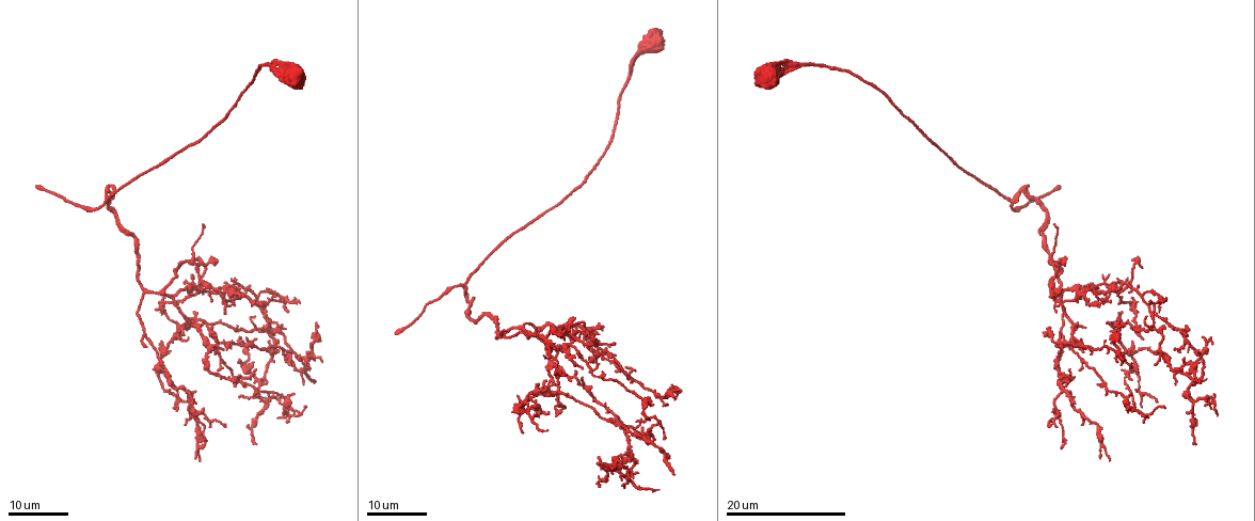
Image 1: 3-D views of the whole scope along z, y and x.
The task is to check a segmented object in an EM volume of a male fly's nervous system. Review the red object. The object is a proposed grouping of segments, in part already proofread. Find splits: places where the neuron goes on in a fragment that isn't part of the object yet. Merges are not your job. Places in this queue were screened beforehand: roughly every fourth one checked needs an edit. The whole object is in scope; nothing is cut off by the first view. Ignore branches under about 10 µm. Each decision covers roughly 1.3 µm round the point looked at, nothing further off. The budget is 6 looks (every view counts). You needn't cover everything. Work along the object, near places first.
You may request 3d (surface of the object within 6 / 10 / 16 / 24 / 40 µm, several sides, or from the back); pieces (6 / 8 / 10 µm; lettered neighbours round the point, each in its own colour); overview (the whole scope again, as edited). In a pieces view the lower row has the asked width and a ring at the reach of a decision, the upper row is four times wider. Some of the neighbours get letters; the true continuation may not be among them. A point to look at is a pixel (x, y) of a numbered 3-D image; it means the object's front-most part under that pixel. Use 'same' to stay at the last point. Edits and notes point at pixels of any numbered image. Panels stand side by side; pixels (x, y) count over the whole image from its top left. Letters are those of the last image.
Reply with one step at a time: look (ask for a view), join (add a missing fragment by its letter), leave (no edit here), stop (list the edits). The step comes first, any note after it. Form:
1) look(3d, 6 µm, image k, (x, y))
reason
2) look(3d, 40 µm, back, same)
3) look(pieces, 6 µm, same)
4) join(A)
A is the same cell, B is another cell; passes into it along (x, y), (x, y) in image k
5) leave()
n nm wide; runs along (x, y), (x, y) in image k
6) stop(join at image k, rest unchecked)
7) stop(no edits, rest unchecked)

look(3d, 16 µm, image 1, (222, 349))
thin end

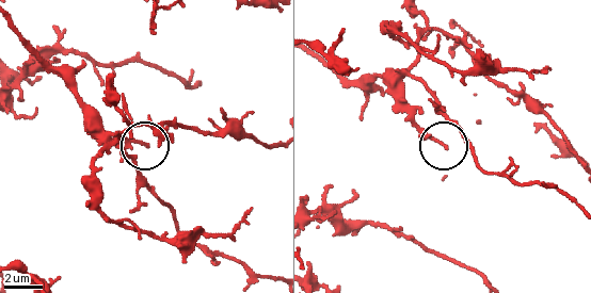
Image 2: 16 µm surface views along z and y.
look(pieces, 6 µm, image 2, (445, 145))

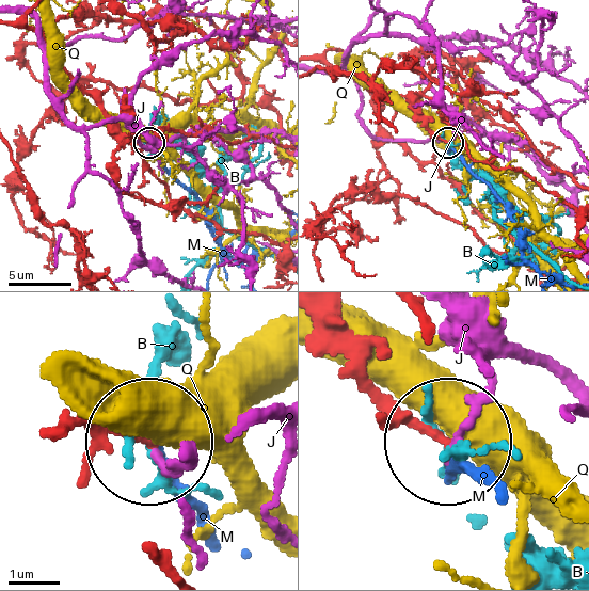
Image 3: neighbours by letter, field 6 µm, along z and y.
join(M)
130 nm wide; M is the same cell, B, J and Q are other cells; passes into it along (347, 332), (368, 379), (482, 481) in image 3; it goes on there

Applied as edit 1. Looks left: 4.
look(overview)
see it whole again

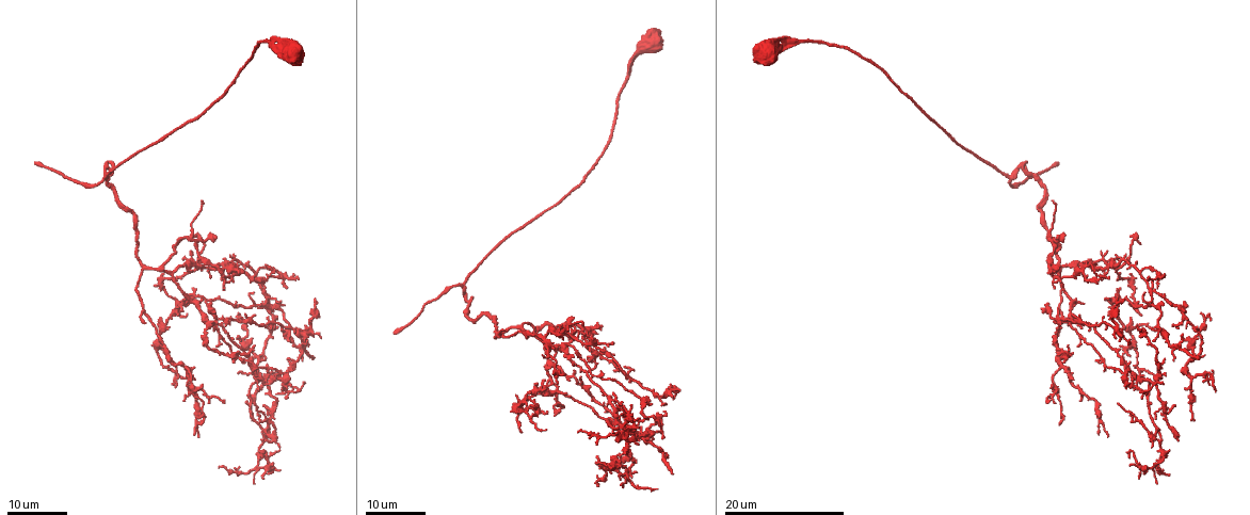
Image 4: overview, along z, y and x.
look(3d, 16 µm, image 4, (198, 423))
branch stops here

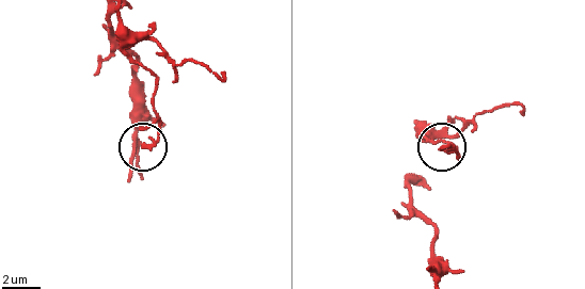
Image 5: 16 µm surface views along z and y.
look(pieces, 6 µm, image 5, (445, 148))

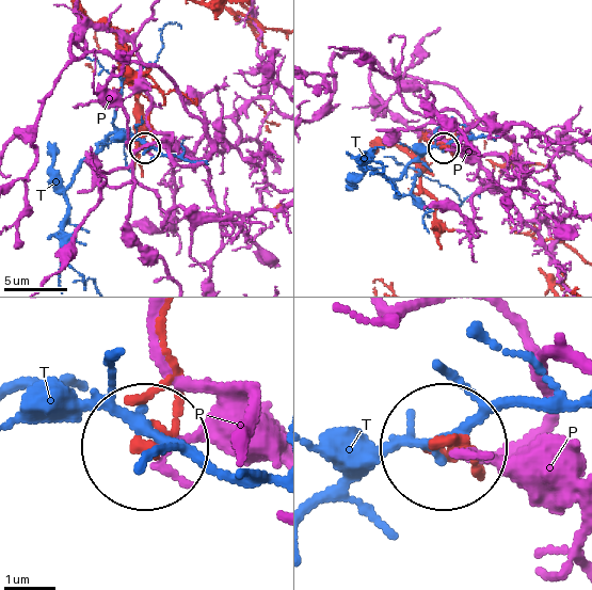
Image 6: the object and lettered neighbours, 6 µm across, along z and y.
leave()
P and T are other cells; runs along (163, 316), (172, 405), (150, 440) in image 6; no lettered fragment goes on from it

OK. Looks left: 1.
stop(join at image 3, rest unchecked)

